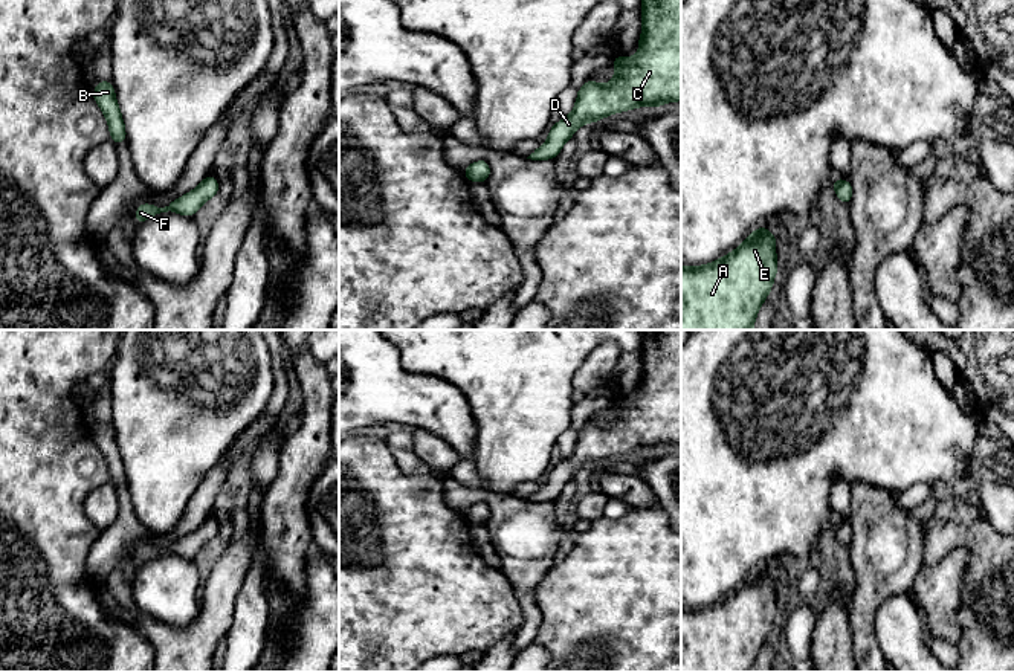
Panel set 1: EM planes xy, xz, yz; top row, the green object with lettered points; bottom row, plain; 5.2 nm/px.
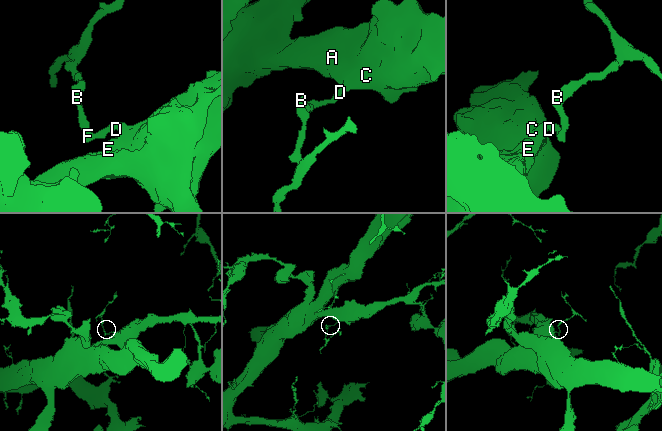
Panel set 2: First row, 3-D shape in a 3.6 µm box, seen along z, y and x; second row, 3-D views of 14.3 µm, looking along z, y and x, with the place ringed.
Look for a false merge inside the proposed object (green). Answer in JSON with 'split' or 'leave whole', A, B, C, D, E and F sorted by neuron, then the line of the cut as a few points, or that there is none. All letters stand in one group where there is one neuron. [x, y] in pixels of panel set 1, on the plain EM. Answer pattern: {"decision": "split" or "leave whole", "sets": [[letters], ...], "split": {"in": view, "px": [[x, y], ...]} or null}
{"decision": "leave whole", "sets": [["A", "B", "C", "D", "E", "F"]], "split": null}

